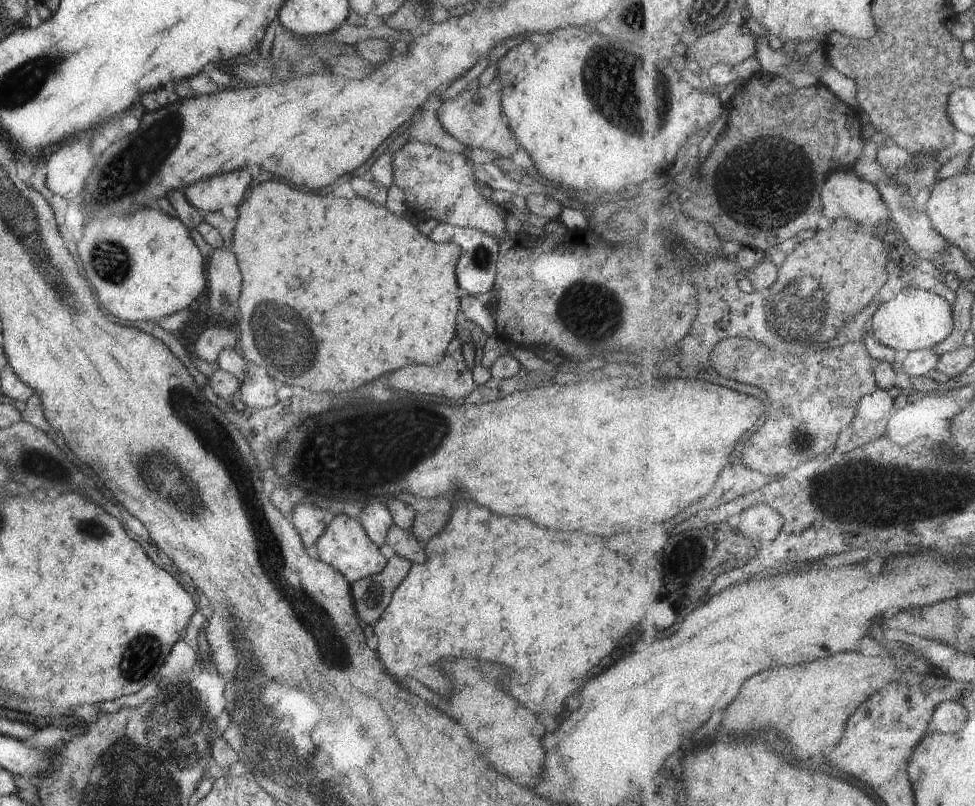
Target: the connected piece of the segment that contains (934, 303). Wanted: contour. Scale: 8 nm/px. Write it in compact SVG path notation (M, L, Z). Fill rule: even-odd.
M905 285L895 297L878 307L872 318L873 335L901 356L921 349L931 349L942 343L954 330L953 303L929 289Z

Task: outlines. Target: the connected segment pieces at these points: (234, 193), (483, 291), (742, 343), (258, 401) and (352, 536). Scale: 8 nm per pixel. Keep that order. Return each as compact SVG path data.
M236 168L187 185L183 194L203 214L220 210L225 204L236 207L242 201L251 179L250 170Z
M439 223L427 236L436 243L455 243L460 248L460 255L454 266L458 288L462 294L486 297L493 289L496 277L498 243L482 230L471 227L456 227L449 223Z
M731 337L714 346L710 361L717 372L759 387L771 398L766 407L767 418L751 436L744 452L744 464L751 470L781 478L811 460L832 456L839 432L857 418L860 400L878 389L873 359L864 342L822 349L805 349L807 358L793 358L743 337Z
M245 376L238 388L239 398L250 407L265 408L273 406L278 400L275 397L276 382L268 376Z
M343 513L332 516L331 521L314 545L317 549L318 559L340 572L349 584L364 576L379 572L386 563L386 559L379 553L379 547L373 544L361 523Z

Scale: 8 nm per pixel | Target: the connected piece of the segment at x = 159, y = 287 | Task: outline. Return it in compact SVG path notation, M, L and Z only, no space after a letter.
M150 208L125 218L89 220L77 252L99 304L121 320L157 322L193 305L205 288L205 265L188 228L179 219Z

